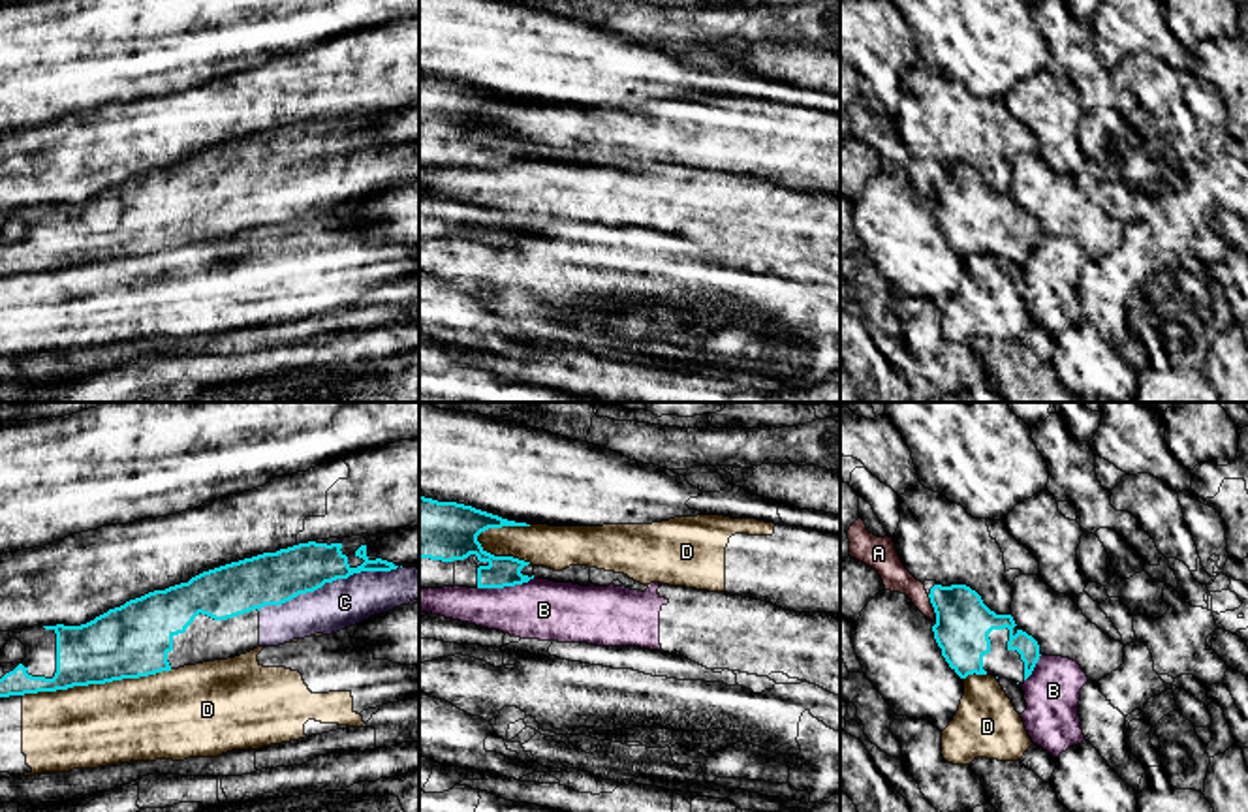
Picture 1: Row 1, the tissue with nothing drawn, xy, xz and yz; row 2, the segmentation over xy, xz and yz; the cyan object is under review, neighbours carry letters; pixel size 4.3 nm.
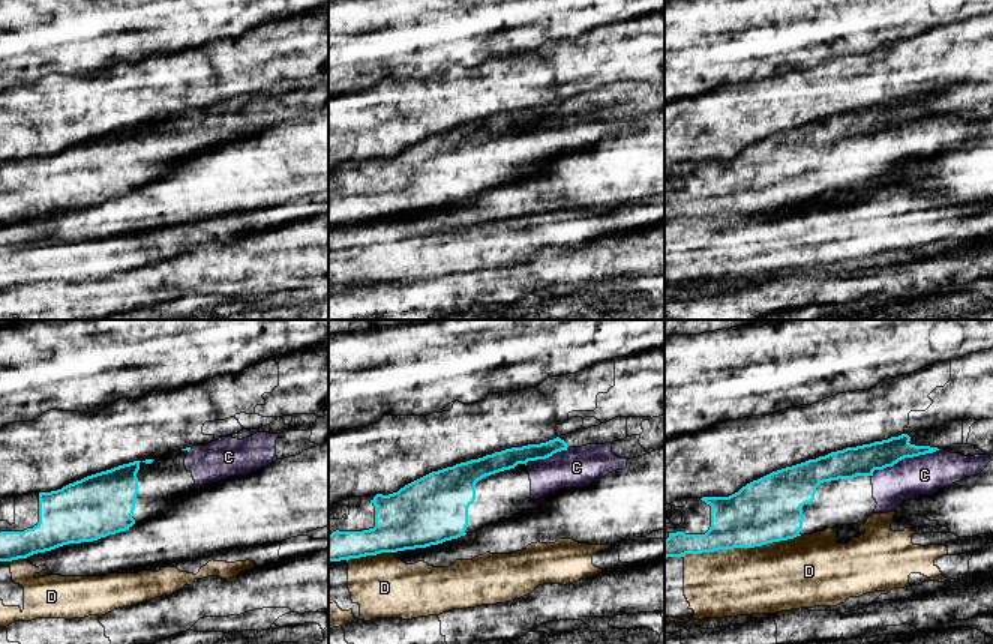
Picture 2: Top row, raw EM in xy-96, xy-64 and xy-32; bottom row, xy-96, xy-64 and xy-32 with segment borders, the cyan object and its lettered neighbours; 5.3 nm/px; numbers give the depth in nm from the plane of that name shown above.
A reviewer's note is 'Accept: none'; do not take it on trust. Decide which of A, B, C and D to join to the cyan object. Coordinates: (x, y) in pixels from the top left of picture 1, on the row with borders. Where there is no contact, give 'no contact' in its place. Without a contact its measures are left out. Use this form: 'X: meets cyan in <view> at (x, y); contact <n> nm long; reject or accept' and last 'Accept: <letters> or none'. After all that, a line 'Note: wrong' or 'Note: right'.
A: meets cyan in yz at (931, 602); contact 100 nm long; reject
B: meets cyan in xz at (504, 585); contact 240 nm long; reject
C: meets cyan in xy at (327, 581); contact 650 nm long; accept
D: meets cyan in xy at (96, 683); contact 650 nm long; reject
Accept: C
Note: wrong

